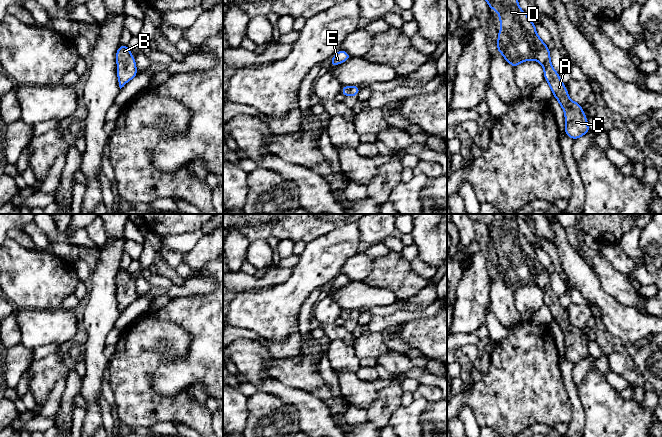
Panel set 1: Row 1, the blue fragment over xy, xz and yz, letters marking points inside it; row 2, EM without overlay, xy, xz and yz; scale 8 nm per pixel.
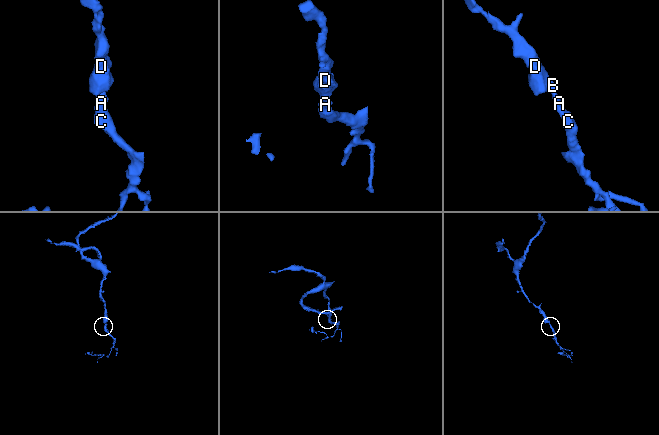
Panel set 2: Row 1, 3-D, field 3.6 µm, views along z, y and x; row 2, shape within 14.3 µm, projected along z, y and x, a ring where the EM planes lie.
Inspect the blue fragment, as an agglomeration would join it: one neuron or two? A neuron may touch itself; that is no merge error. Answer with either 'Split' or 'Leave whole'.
Leave whole

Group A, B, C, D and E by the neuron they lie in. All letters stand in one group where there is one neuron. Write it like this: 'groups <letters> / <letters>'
groups A B C D E

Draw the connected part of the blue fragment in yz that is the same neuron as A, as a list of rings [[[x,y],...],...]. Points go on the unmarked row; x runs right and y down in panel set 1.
[[[468,214],[471,220],[484,222],[490,233],[498,236],[502,254],[498,255],[497,274],[503,279],[505,284],[516,291],[527,284],[536,284],[544,292],[544,301],[548,306],[553,320],[556,321],[565,338],[565,357],[568,361],[576,364],[590,356],[582,329],[572,325],[567,317],[566,310],[560,304],[558,296],[554,294],[550,283],[550,274],[547,269],[537,259],[535,248],[520,232],[515,214]]]

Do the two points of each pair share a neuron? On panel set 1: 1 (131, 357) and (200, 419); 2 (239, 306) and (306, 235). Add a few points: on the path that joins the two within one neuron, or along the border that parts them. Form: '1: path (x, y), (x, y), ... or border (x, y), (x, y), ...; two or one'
1: path (131, 381), (155, 407), (176, 408); one
2: border (328, 232), (307, 243); two

